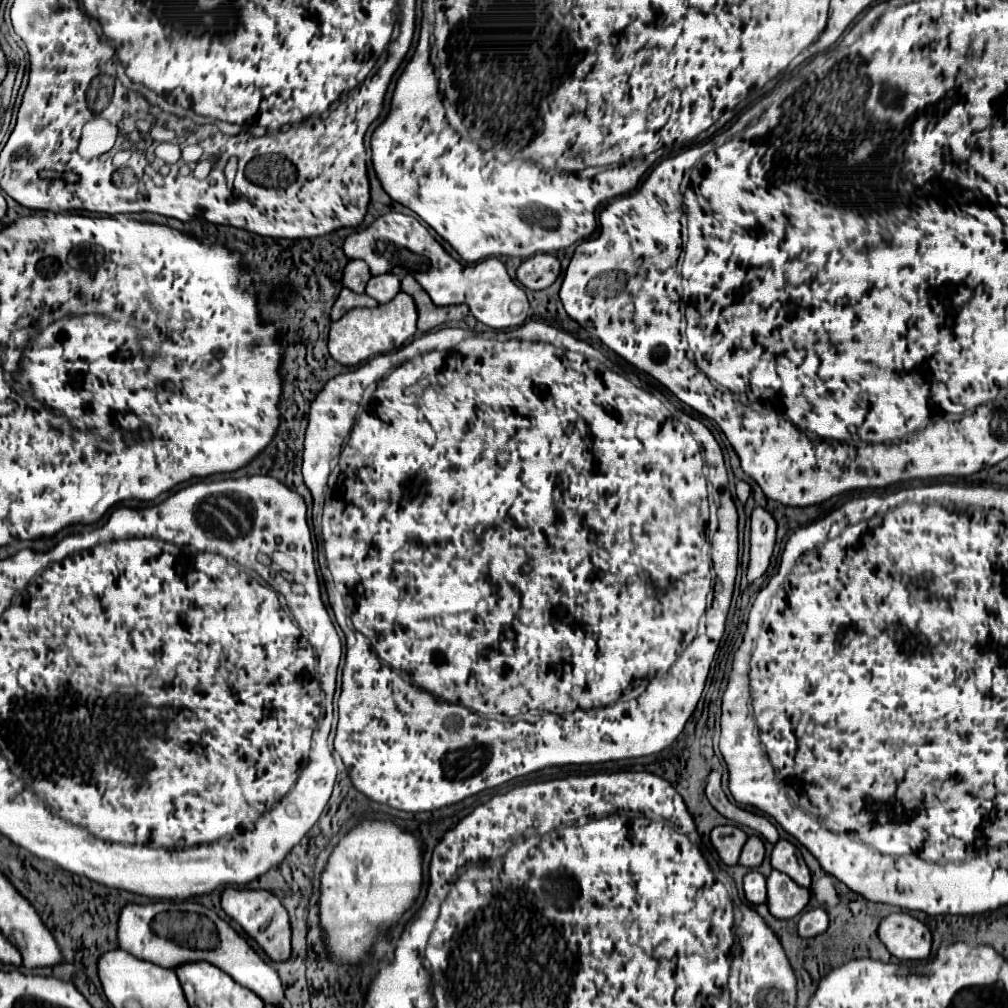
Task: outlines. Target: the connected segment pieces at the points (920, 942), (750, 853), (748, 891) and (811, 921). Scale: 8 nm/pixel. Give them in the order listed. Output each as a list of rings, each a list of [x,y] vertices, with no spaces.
[[[892,913],[884,917],[878,927],[878,939],[902,961],[926,959],[932,947],[930,929],[908,913]]]
[[[750,835],[748,841],[744,843],[744,849],[740,853],[740,865],[748,867],[748,869],[756,869],[764,859],[764,843],[760,841],[760,837]]]
[[[750,871],[744,877],[744,895],[752,905],[766,903],[766,879],[758,871]]]
[[[812,909],[804,913],[798,921],[798,937],[810,939],[824,933],[828,927],[828,913],[824,909]]]

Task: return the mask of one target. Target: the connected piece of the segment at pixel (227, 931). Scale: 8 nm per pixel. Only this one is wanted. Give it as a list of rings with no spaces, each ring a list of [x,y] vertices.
[[[158,901],[148,905],[126,905],[118,921],[118,941],[120,949],[128,951],[130,955],[166,969],[180,967],[182,963],[208,961],[230,975],[238,985],[260,995],[266,1005],[284,1005],[284,989],[278,973],[266,965],[226,921],[198,903]]]

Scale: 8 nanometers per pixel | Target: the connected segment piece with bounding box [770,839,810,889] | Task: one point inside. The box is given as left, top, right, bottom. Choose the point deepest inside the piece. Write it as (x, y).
(786, 858)

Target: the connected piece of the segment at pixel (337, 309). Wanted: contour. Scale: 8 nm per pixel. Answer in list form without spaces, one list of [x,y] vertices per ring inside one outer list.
[[[344,287],[344,289],[340,291],[334,307],[332,307],[330,319],[332,319],[332,321],[338,321],[348,309],[354,309],[354,307],[374,307],[374,305],[378,305],[378,303],[376,303],[372,297],[368,297],[366,293],[358,295],[358,293],[348,291],[348,289]]]

